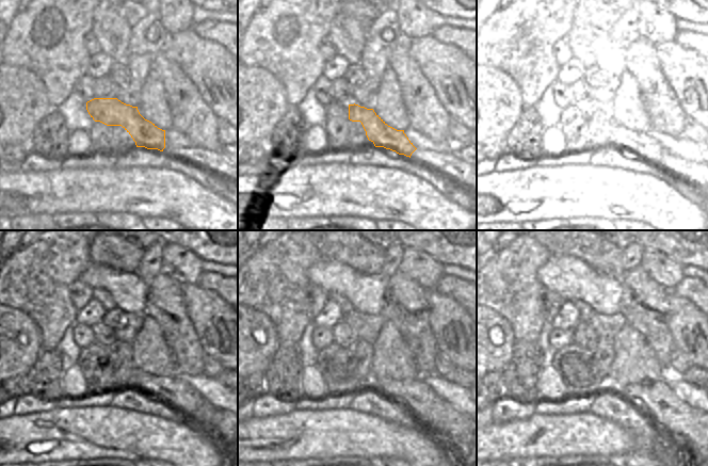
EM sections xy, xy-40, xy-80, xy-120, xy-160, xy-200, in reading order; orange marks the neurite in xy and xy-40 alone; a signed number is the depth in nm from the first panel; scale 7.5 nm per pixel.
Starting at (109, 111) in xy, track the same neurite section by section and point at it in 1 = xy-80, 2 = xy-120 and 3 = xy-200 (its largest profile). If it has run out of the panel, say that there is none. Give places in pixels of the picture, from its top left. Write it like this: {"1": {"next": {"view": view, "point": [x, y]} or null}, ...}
{"1": {"next": {"view": "xy-80", "point": [642, 145]}}, "2": {"next": {"view": "xy-120", "point": [174, 390]}}, "3": {"next": {"view": "xy-200", "point": [693, 427]}}}

